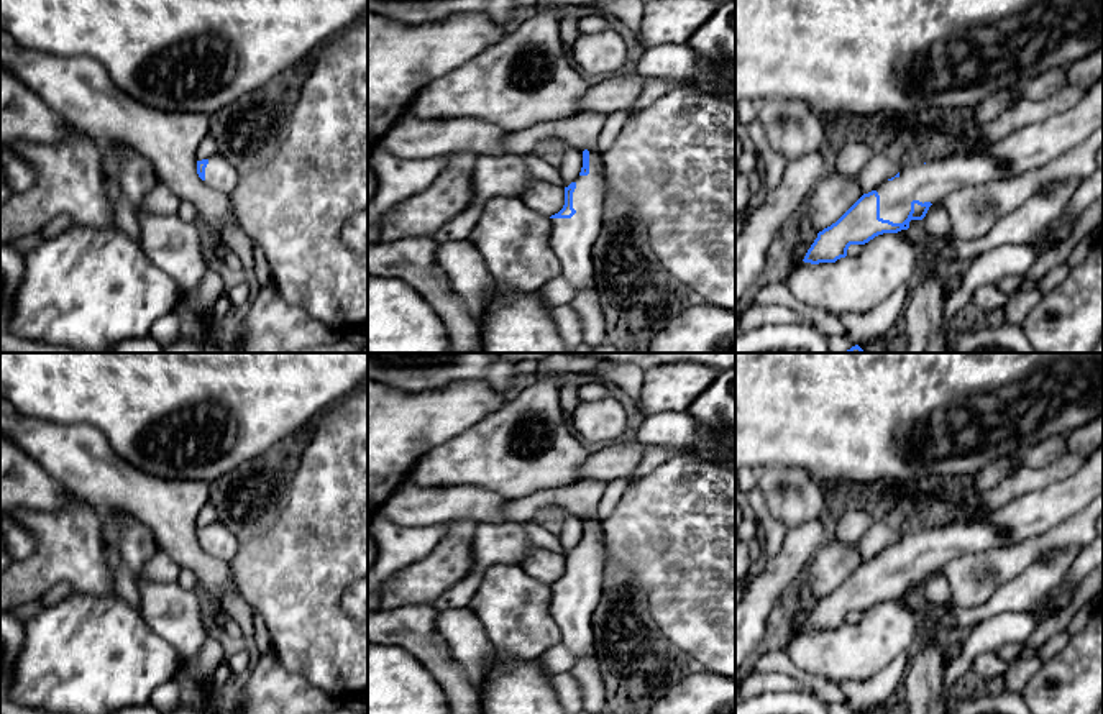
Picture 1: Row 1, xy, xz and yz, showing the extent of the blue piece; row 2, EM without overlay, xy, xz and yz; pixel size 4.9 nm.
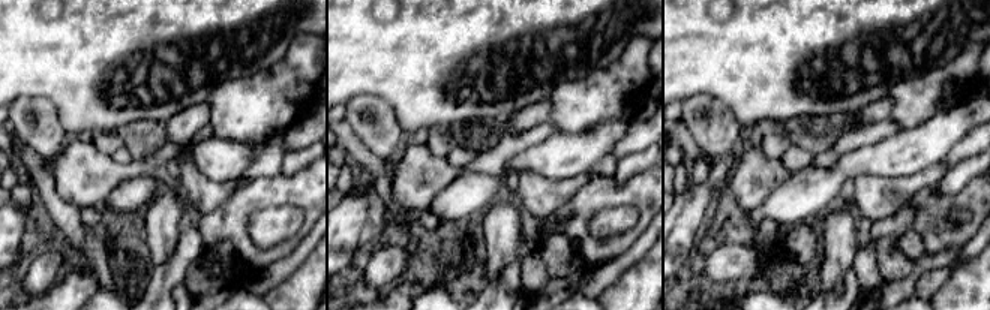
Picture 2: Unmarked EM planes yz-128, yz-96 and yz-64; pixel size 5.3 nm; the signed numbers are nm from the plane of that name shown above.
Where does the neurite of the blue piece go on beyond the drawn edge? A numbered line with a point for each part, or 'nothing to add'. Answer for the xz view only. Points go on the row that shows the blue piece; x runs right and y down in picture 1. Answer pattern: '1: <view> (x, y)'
1: xz (572, 240)

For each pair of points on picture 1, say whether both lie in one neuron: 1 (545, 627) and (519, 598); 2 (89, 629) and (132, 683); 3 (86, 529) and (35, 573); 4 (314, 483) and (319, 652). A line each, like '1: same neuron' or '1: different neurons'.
1: same neuron
2: same neuron
3: same neuron
4: same neuron

